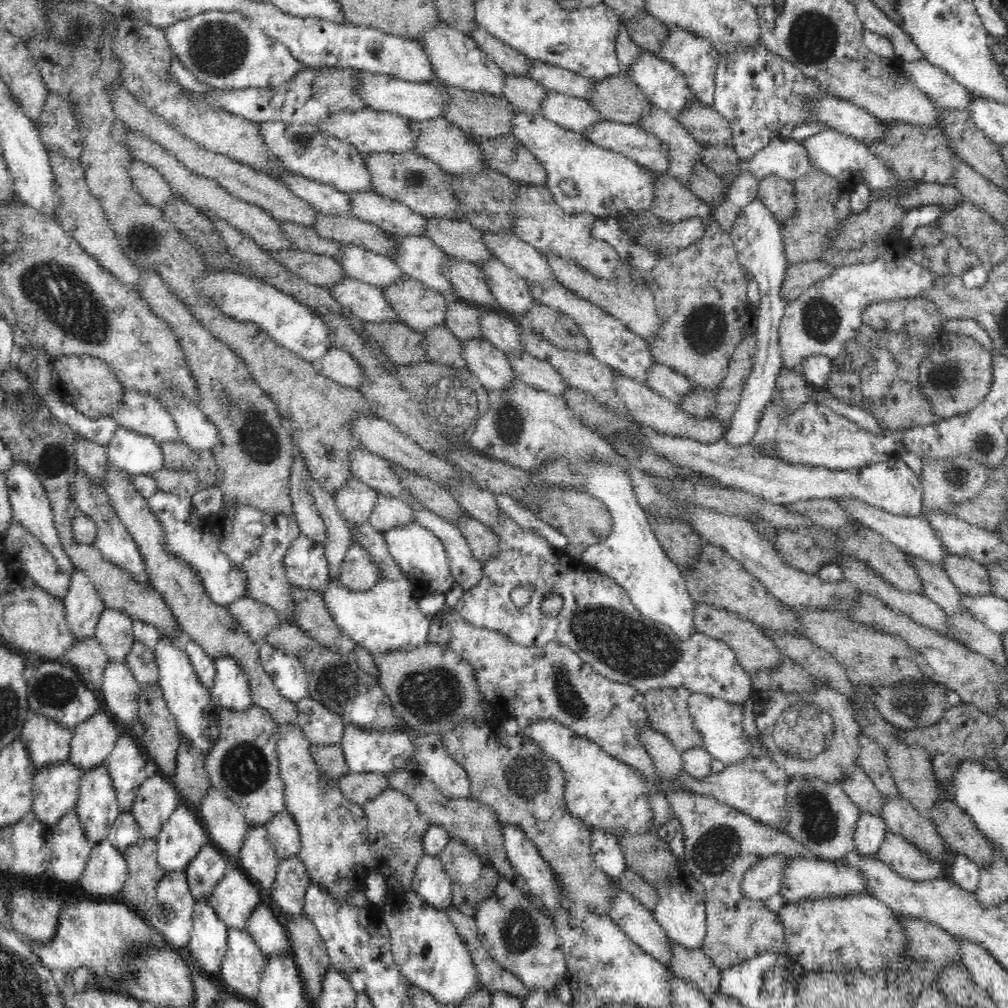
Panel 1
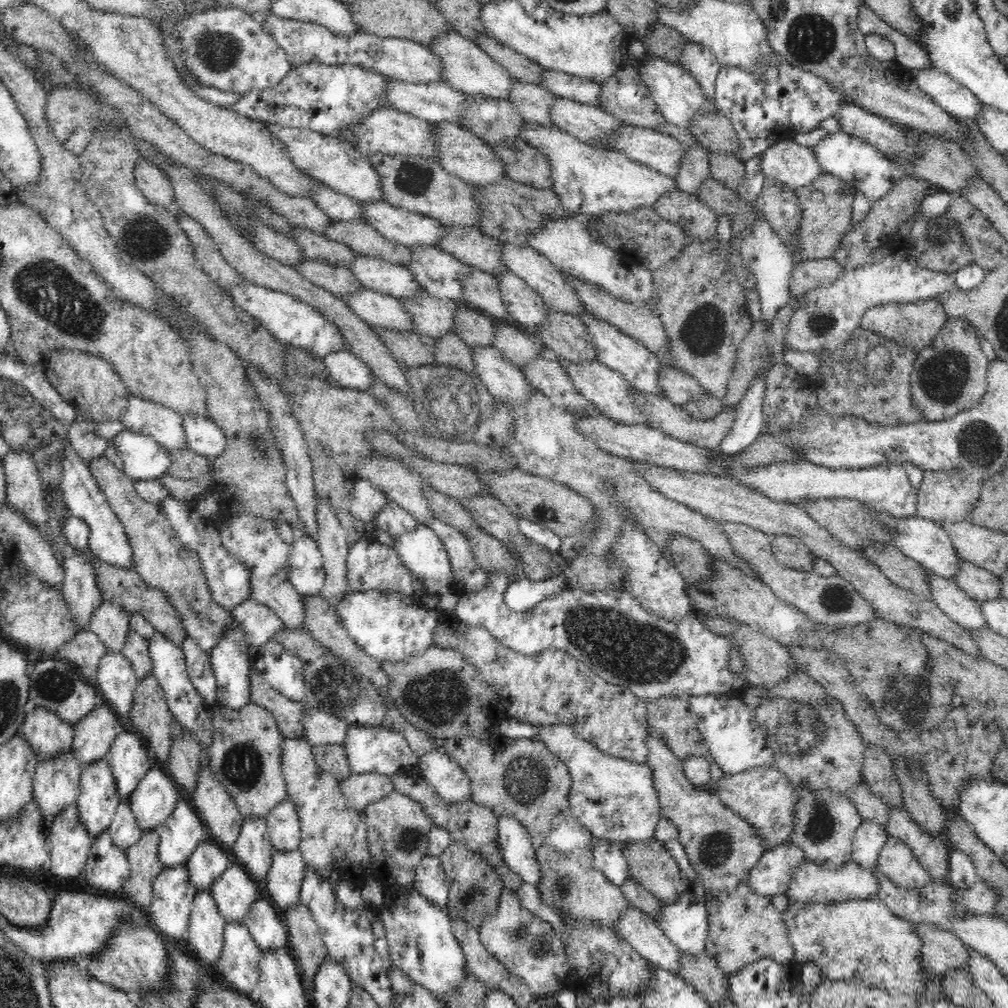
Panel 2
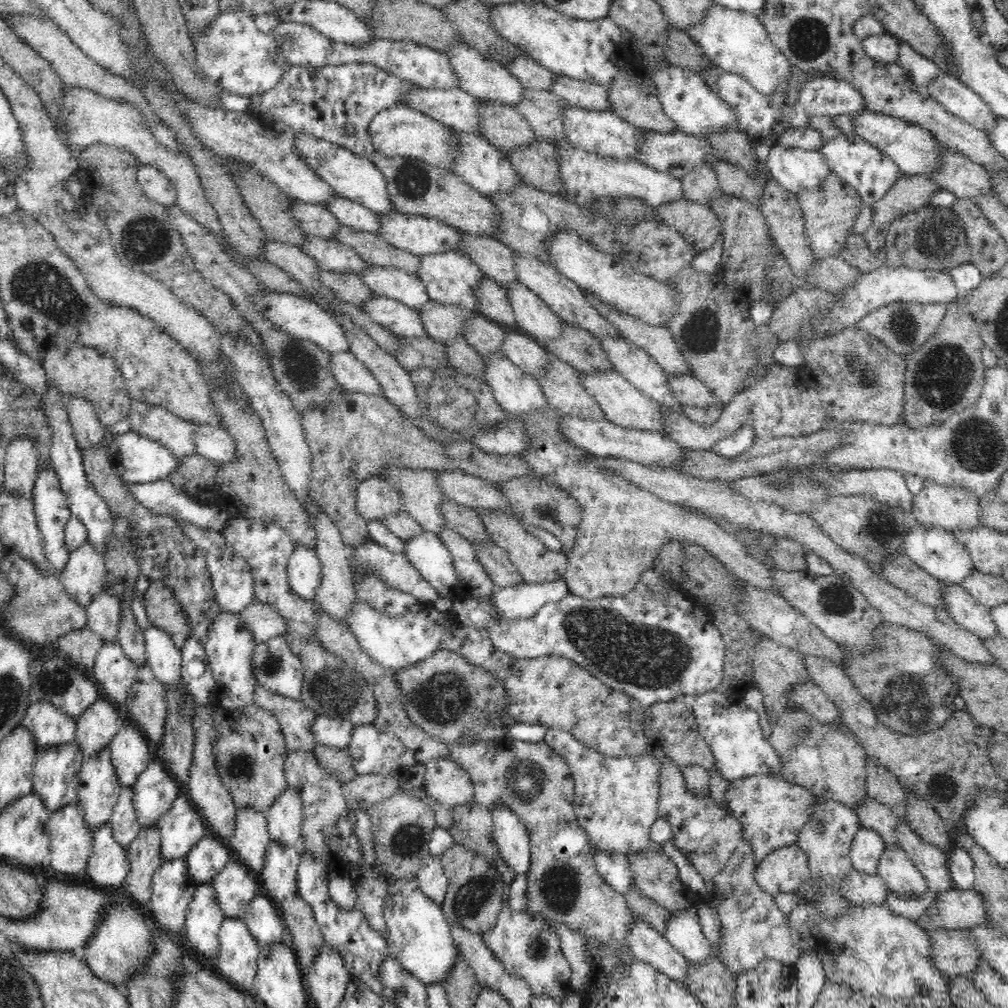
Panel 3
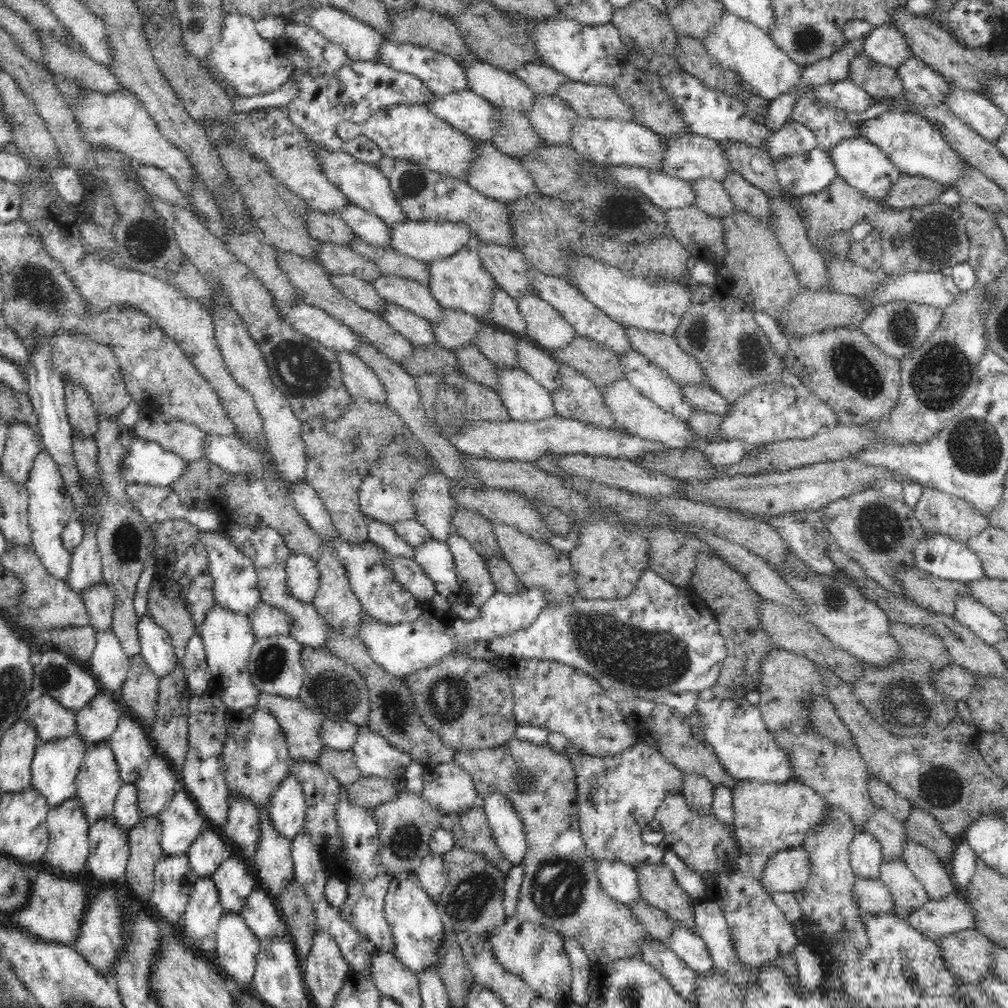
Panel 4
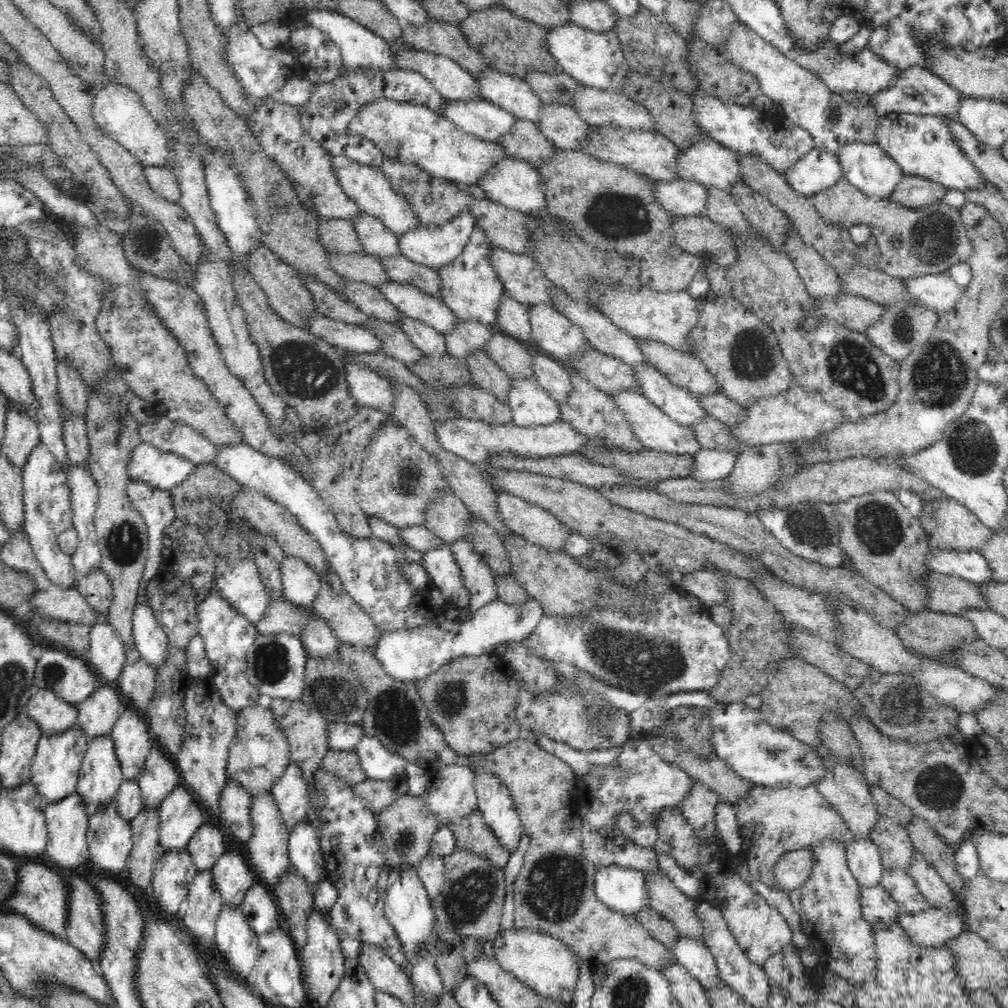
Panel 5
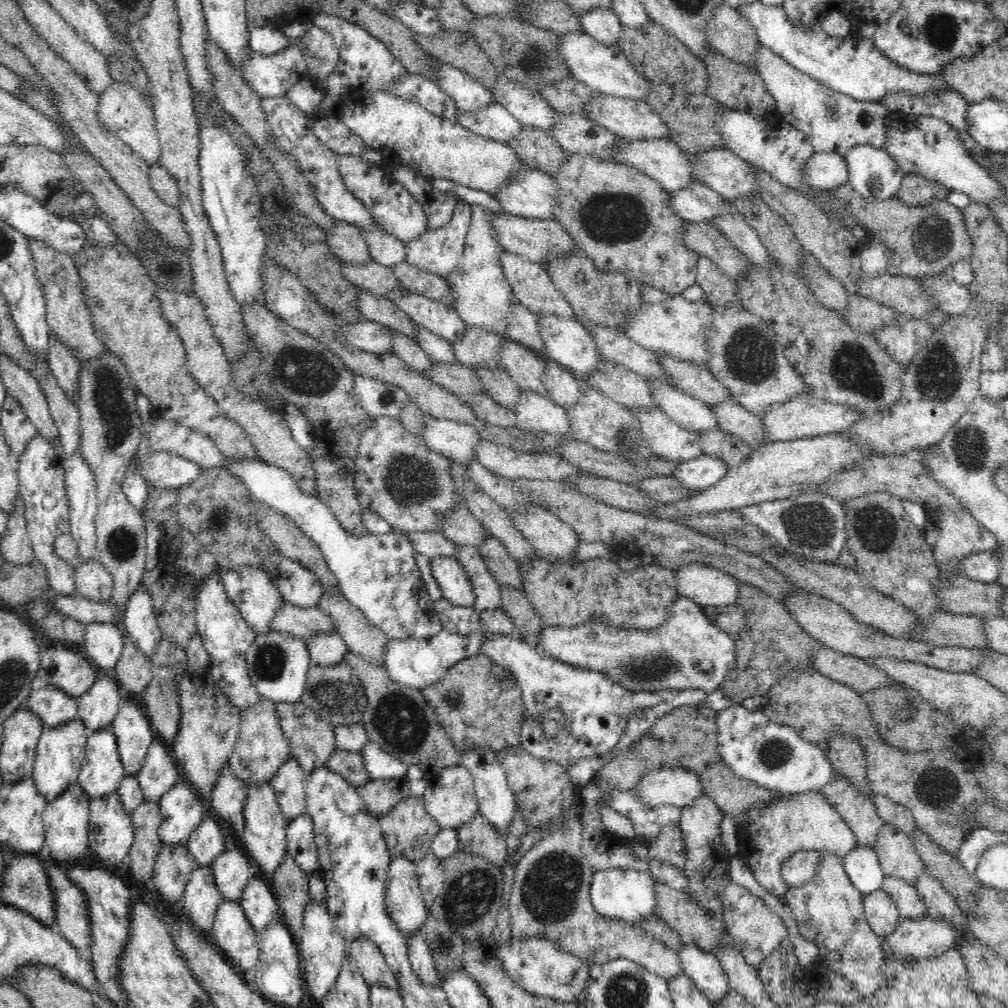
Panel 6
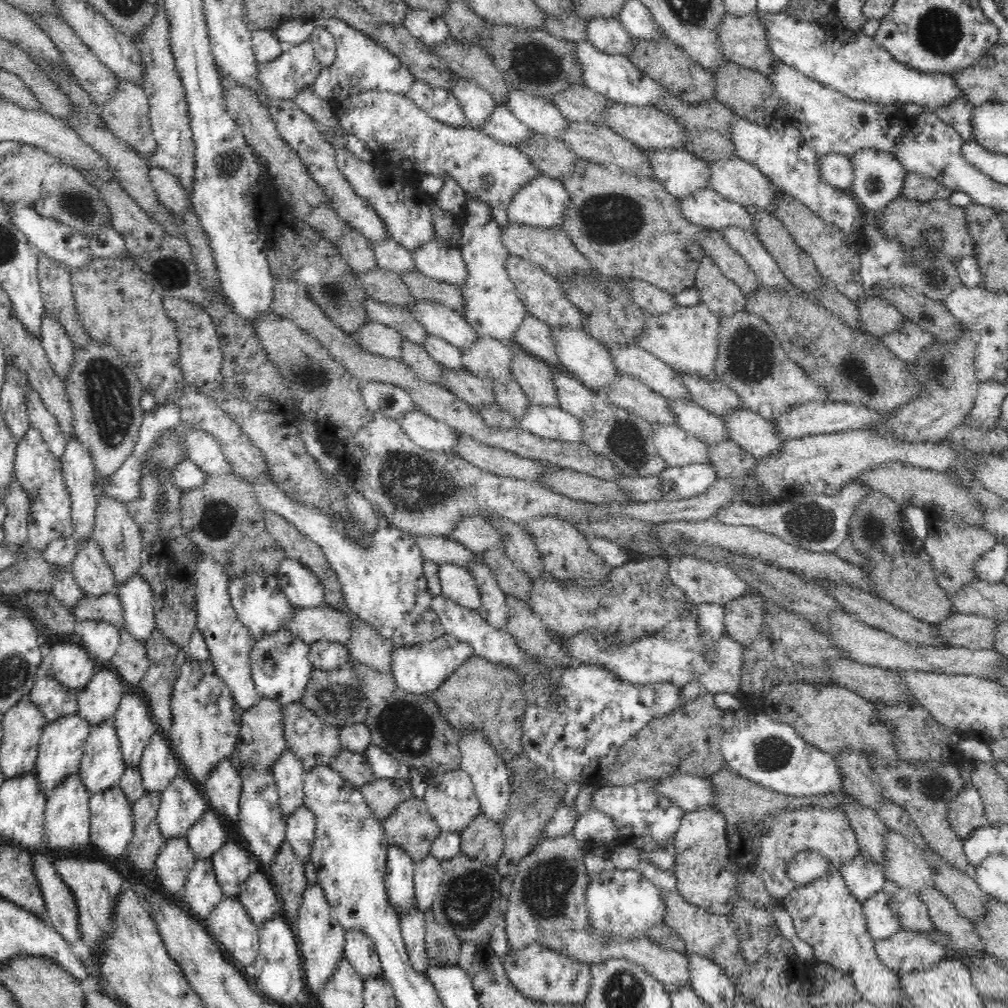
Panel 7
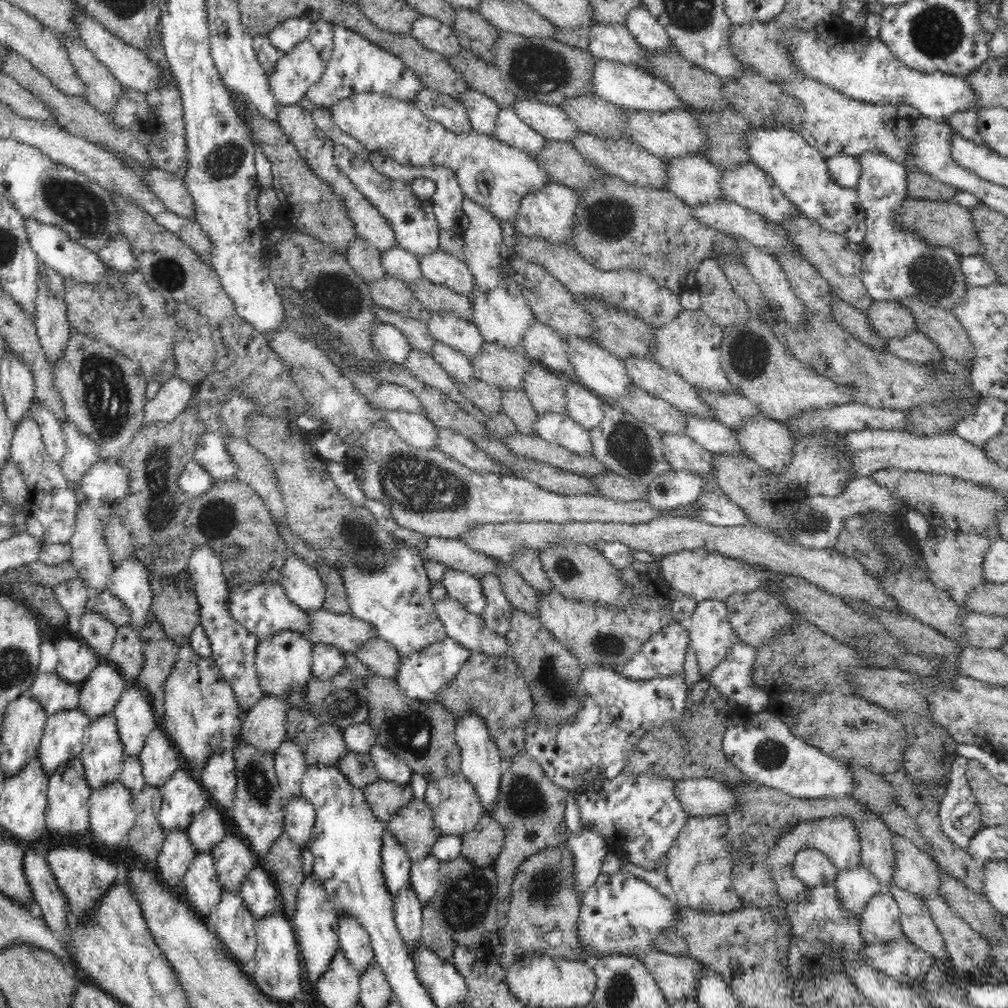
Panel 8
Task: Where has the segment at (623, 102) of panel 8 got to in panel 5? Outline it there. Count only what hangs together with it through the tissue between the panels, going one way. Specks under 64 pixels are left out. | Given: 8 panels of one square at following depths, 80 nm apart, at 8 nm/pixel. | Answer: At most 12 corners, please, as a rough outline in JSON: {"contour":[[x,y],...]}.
{"contour":[[570,22],[546,48],[583,86],[620,92],[629,64],[616,30]]}

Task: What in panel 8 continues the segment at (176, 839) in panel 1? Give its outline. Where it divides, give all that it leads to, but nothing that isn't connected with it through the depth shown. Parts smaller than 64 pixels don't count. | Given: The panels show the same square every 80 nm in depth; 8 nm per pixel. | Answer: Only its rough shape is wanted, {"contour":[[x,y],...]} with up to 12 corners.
{"contour":[[184,768],[159,789],[164,832],[186,831],[210,799]]}

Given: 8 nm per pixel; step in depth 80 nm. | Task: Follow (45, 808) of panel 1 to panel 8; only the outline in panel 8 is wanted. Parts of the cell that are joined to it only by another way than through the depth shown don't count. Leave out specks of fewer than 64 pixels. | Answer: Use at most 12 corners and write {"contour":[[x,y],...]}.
{"contour":[[80,706],[47,715],[39,759],[48,778],[81,758],[91,721]]}

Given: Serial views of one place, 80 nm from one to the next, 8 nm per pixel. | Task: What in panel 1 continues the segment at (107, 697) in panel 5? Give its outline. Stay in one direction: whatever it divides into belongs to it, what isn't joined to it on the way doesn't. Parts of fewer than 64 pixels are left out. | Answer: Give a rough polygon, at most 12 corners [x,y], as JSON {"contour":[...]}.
{"contour":[[96,711],[72,731],[69,760],[84,772],[102,765],[120,736]]}

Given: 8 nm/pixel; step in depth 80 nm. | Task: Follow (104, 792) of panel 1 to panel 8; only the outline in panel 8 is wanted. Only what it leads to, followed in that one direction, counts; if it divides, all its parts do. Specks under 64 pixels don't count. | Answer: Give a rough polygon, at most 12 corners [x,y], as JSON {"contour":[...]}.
{"contour":[[114,711],[91,721],[81,760],[92,789],[120,778],[126,755]]}

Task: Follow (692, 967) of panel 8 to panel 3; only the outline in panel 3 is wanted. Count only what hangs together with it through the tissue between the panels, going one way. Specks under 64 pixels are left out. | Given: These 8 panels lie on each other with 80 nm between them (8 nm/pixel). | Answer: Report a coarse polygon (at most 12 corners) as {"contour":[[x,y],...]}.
{"contour":[[545,742],[449,744],[474,801],[528,829],[526,909],[608,950],[636,916],[598,874]]}

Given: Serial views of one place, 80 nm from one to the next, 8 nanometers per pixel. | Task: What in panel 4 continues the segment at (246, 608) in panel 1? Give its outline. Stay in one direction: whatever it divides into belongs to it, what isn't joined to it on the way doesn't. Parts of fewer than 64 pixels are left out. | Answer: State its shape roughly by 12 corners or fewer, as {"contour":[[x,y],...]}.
{"contour":[[262,601],[248,618],[257,640],[291,635],[287,612]]}

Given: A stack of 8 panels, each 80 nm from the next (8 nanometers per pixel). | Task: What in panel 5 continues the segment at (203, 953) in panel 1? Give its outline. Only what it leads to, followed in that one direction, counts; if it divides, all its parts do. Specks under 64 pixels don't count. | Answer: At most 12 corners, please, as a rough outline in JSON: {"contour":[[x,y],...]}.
{"contour":[[212,870],[198,871],[181,911],[201,948],[223,907]]}

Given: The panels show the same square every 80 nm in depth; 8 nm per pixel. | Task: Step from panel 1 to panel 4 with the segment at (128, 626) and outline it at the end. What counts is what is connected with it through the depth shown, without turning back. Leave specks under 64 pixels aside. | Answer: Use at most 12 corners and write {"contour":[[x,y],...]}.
{"contour":[[102,580],[82,595],[94,631],[112,632],[114,591]]}

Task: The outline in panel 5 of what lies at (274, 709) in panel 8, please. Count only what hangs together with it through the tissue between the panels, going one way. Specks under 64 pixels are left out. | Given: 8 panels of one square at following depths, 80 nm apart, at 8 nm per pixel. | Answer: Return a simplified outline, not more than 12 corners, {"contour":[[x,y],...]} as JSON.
{"contour":[[270,706],[240,710],[227,775],[250,796],[291,761]]}

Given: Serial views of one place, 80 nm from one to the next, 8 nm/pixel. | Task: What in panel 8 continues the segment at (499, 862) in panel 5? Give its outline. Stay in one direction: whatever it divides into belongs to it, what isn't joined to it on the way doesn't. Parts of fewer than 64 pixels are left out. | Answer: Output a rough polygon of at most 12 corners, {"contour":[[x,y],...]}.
{"contour":[[490,814],[462,834],[461,856],[494,867],[503,826]]}

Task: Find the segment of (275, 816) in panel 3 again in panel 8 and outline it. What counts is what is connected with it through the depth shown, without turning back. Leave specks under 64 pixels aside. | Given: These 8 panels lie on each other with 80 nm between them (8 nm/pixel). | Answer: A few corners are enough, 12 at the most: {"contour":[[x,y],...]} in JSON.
{"contour":[[286,736],[275,752],[283,804],[301,794],[302,748]]}

